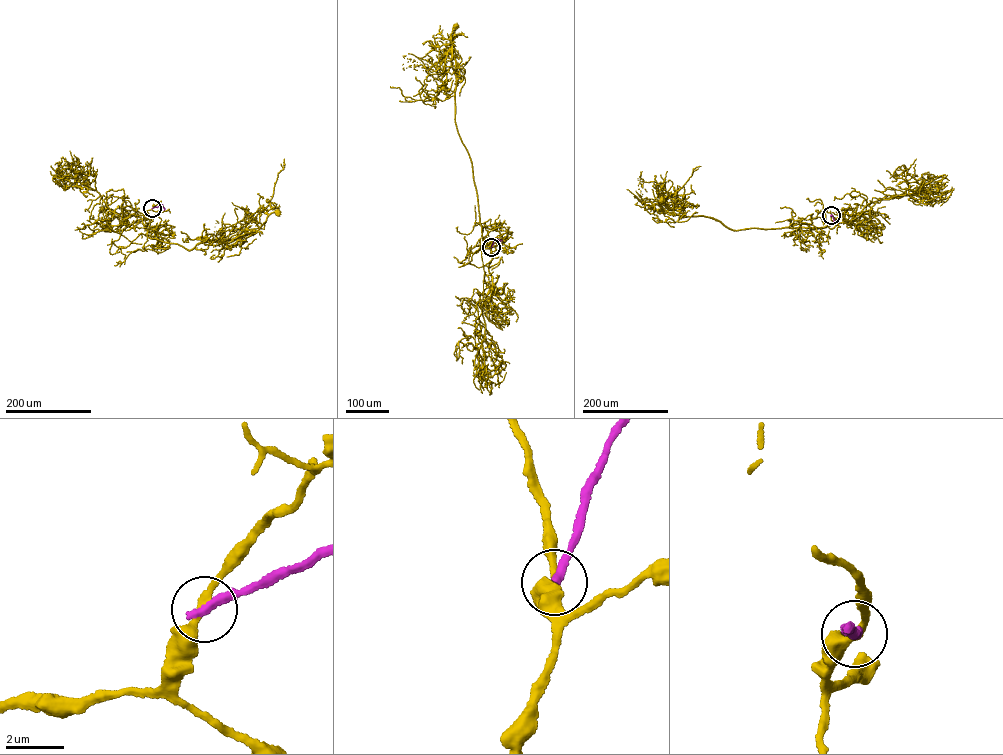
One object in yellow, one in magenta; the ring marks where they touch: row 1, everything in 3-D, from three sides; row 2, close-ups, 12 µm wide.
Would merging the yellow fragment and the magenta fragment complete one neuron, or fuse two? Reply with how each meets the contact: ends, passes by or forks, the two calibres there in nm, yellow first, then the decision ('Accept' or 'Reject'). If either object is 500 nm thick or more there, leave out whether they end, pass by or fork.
At the ring yellow passes by. At the ring magenta ends. Thickness 260 nm (yellow) against 360 nm. Reject

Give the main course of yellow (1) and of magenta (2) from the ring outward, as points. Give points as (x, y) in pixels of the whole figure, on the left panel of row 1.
1: (152, 208), (142, 219), (147, 236), (189, 251), (200, 243), (223, 243), (250, 234), (268, 214), (277, 212)
2: (152, 208), (161, 204), (164, 210)

